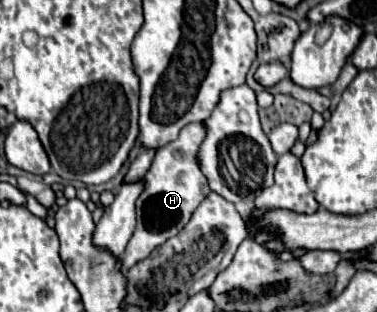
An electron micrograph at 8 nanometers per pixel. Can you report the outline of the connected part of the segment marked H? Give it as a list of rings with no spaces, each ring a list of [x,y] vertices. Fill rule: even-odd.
[[[189,123],[181,129],[179,137],[165,147],[157,149],[157,155],[147,171],[147,189],[137,199],[137,229],[125,249],[123,267],[131,269],[135,263],[147,259],[155,247],[175,237],[191,219],[199,203],[211,193],[207,177],[199,167],[199,143],[203,143],[203,123]]]

